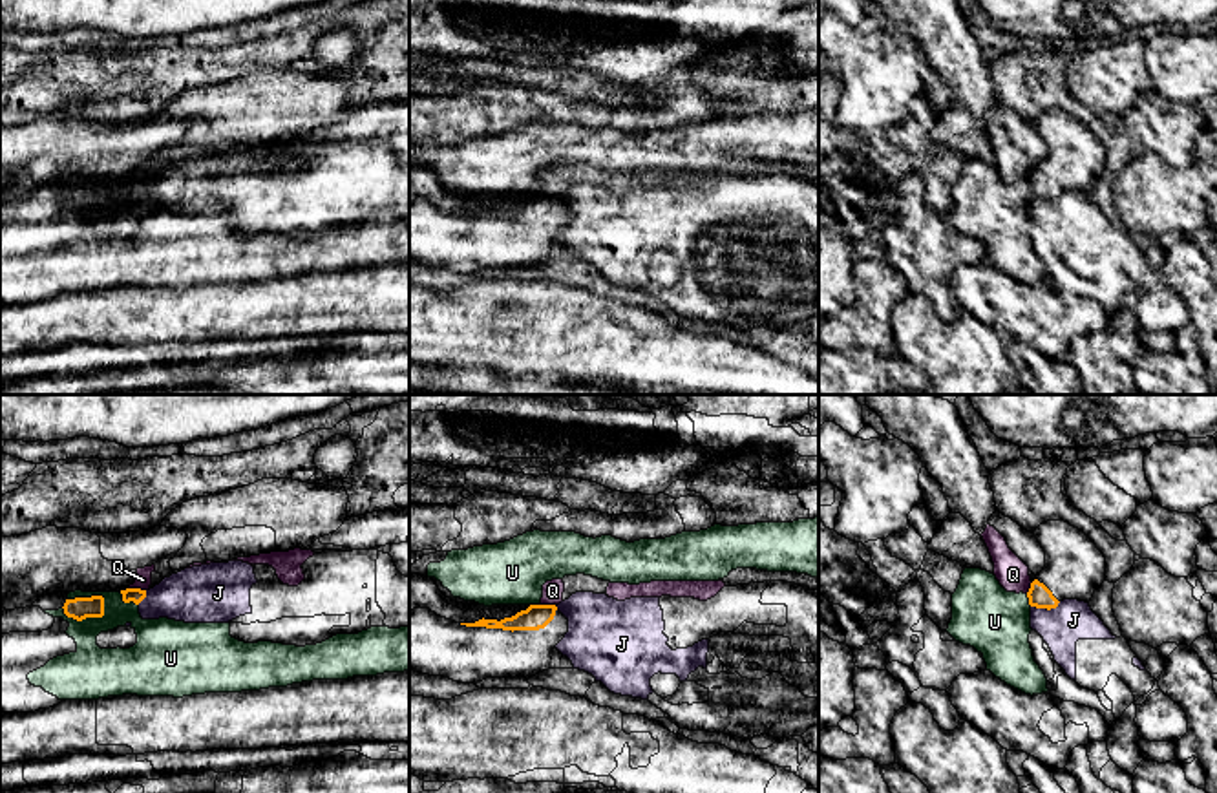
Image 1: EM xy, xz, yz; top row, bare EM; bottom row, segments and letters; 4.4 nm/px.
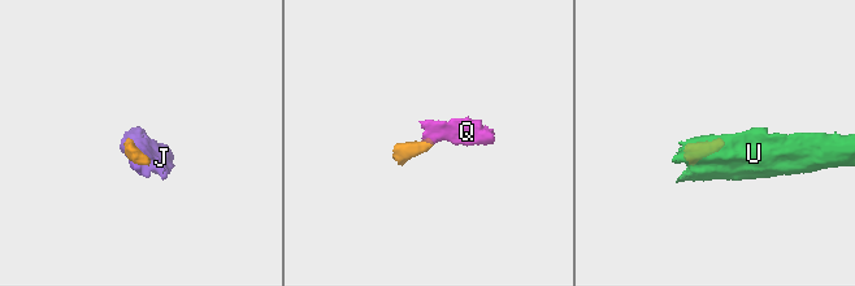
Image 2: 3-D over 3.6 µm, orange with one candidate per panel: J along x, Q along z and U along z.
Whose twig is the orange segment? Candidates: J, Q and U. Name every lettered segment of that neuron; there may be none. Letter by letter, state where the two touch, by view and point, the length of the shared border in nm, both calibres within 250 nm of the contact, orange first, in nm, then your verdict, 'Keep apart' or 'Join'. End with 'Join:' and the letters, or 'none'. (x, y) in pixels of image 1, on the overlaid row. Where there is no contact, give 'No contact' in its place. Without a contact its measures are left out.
J: Touches orange at yz (1046, 607). Shared border 140 nm. Thickness 100 nm (orange) against 180 nm. Keep apart
Q: Touches orange at xy (137, 589). Shared border 80 nm. Thickness 60 nm (orange) against 80 nm. Keep apart
U: Touches orange at xy (90, 616). Shared border 200 nm. Thickness 100 nm (orange) against 240 nm. Keep apart
Join: none

